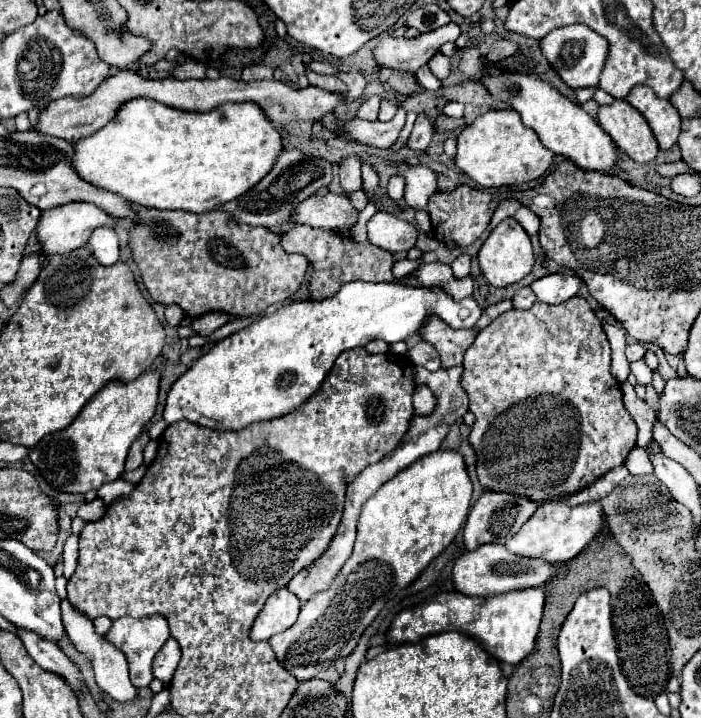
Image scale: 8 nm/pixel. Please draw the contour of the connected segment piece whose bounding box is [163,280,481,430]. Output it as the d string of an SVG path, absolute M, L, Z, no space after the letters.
M347 282L331 298L313 302L295 302L273 314L267 314L247 328L217 342L205 356L201 356L169 390L163 420L169 424L189 420L213 430L241 430L253 422L273 420L297 410L325 380L335 358L351 348L365 346L371 340L385 340L387 344L407 340L431 318L441 318L447 326L473 328L481 316L481 308L473 296L463 300L451 298L439 286L409 286L399 282Z

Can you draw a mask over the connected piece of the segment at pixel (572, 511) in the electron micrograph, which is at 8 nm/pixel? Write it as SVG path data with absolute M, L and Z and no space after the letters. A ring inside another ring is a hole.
M549 502L539 506L533 518L521 526L521 530L505 542L505 548L517 556L525 556L531 560L545 560L549 564L561 564L575 558L603 528L605 514L599 502L565 506L561 502Z

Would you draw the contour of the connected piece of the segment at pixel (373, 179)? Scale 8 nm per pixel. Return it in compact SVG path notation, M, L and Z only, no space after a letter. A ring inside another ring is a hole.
M363 164L361 170L363 170L363 186L365 186L365 192L367 192L367 194L373 194L373 192L377 190L379 178L377 178L377 174L373 172L371 164Z

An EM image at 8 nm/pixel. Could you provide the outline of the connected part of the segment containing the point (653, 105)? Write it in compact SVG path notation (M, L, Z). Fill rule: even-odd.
M637 84L627 94L625 102L629 102L645 116L661 150L667 150L677 142L681 130L681 116L677 114L677 110L669 100L661 100L653 94L653 90L649 90L649 86Z

